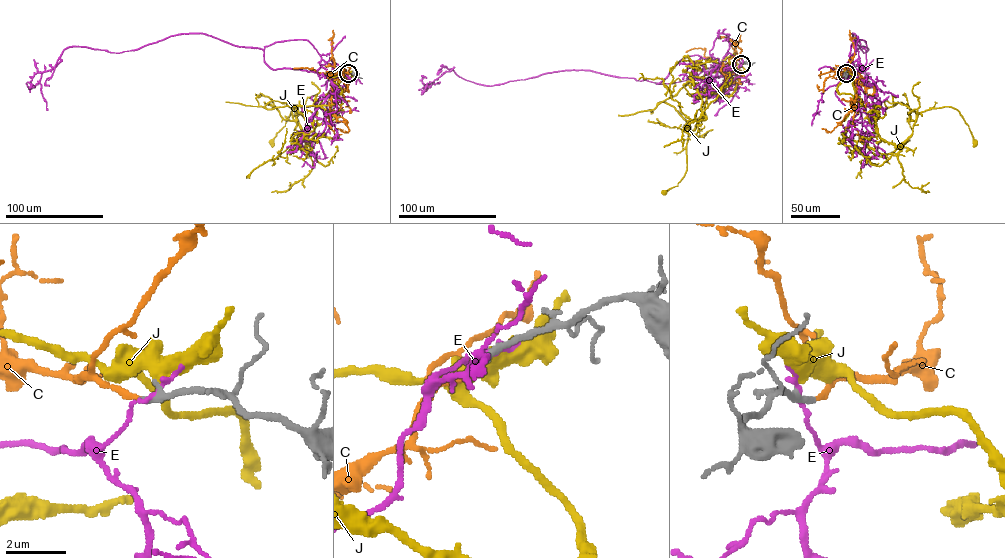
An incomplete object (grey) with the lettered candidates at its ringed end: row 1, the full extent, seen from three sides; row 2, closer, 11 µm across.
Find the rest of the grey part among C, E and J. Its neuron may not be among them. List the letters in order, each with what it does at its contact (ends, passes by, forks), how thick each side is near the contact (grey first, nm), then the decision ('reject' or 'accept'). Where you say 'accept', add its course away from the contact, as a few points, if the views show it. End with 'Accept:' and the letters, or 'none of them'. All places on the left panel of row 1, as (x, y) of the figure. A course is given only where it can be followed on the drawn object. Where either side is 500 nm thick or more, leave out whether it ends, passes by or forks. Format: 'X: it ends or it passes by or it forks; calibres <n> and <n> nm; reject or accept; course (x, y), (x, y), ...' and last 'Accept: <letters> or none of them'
C: it ends; calibres 240 and 170 nm; accept; course (348, 73), (336, 73), (331, 85), (330, 110), (346, 120), (349, 130), (345, 132), (337, 128)
E: it passes by; calibres 300 and 120 nm; reject
J: it passes by; calibres 280 and 440 nm; reject
Accept: C

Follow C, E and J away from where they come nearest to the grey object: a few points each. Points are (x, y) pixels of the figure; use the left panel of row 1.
C: (348, 73), (336, 73), (331, 85), (330, 110), (346, 120), (349, 130), (345, 132), (337, 128)
E: (349, 73), (334, 79), (272, 69), (262, 49), (201, 33), (120, 52), (71, 46), (41, 74), (47, 110)
J: (349, 73), (330, 105), (269, 109), (268, 103), (289, 102), (297, 108), (271, 143)

